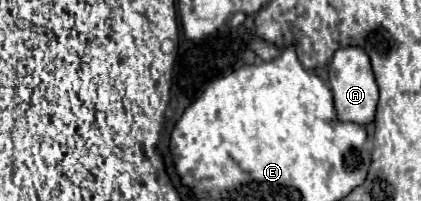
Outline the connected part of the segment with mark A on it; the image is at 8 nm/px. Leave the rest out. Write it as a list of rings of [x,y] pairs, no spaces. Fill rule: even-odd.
[[[344,47],[338,49],[330,63],[330,87],[334,93],[334,109],[340,121],[354,121],[366,125],[374,121],[376,103],[378,103],[378,85],[370,67],[370,59],[362,47]]]

